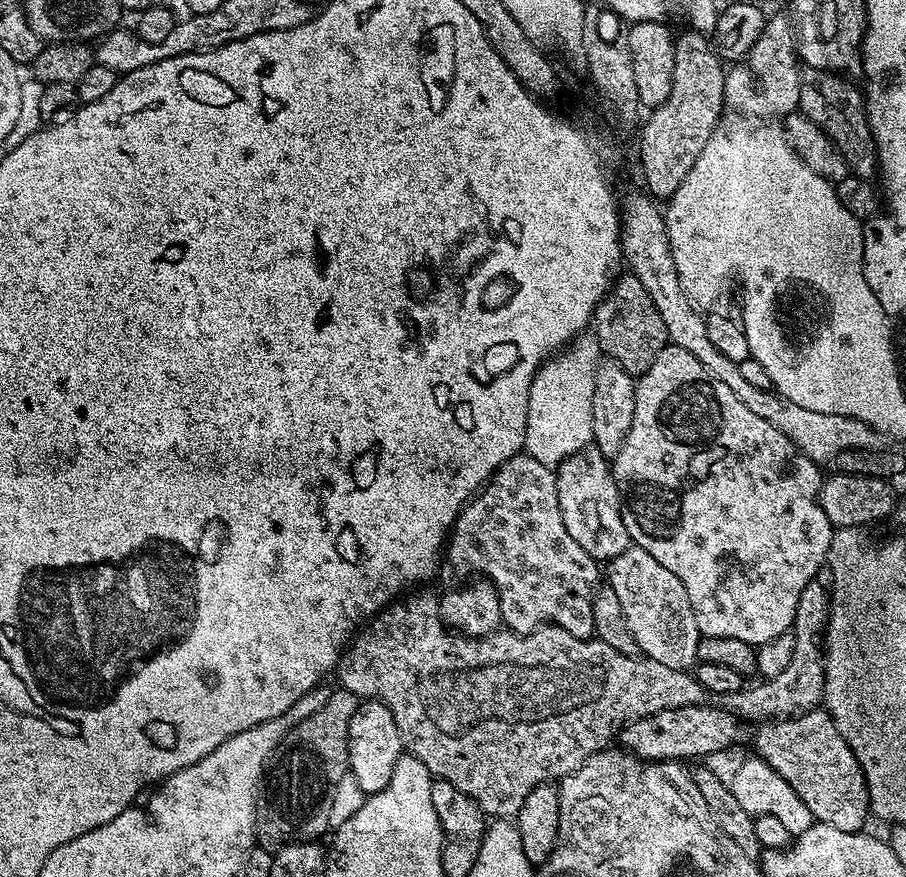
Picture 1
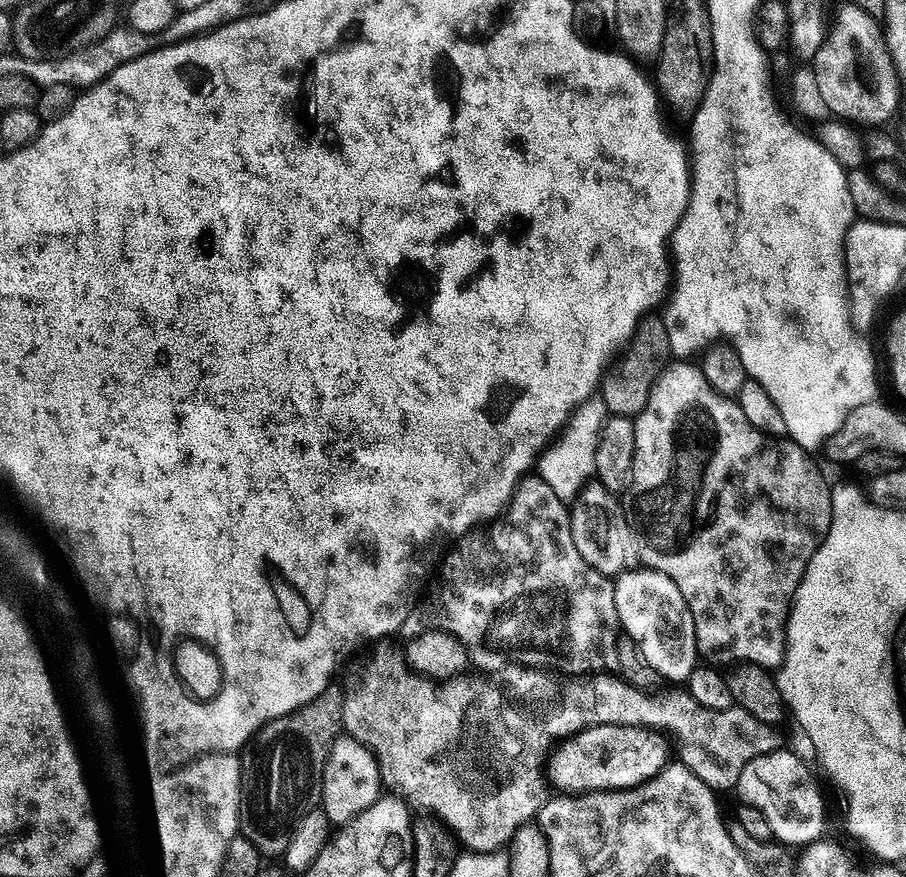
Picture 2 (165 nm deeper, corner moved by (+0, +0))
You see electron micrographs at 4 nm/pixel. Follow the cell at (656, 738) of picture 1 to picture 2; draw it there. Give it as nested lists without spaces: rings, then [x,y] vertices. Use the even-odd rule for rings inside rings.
[[[593,724],[591,728],[583,728],[581,732],[574,732],[571,736],[563,737],[563,739],[561,739],[559,743],[557,743],[555,747],[551,749],[550,755],[546,760],[546,780],[547,783],[551,785],[551,787],[553,784],[553,786],[556,787],[555,791],[560,794],[583,794],[586,792],[606,792],[609,790],[619,790],[621,788],[633,788],[634,786],[638,786],[639,784],[641,784],[643,780],[648,780],[651,776],[657,776],[667,766],[667,764],[670,763],[670,756],[668,756],[668,744],[670,748],[670,740],[669,737],[665,735],[665,733],[658,732],[650,728],[639,728],[638,726],[630,726],[629,724]]]

